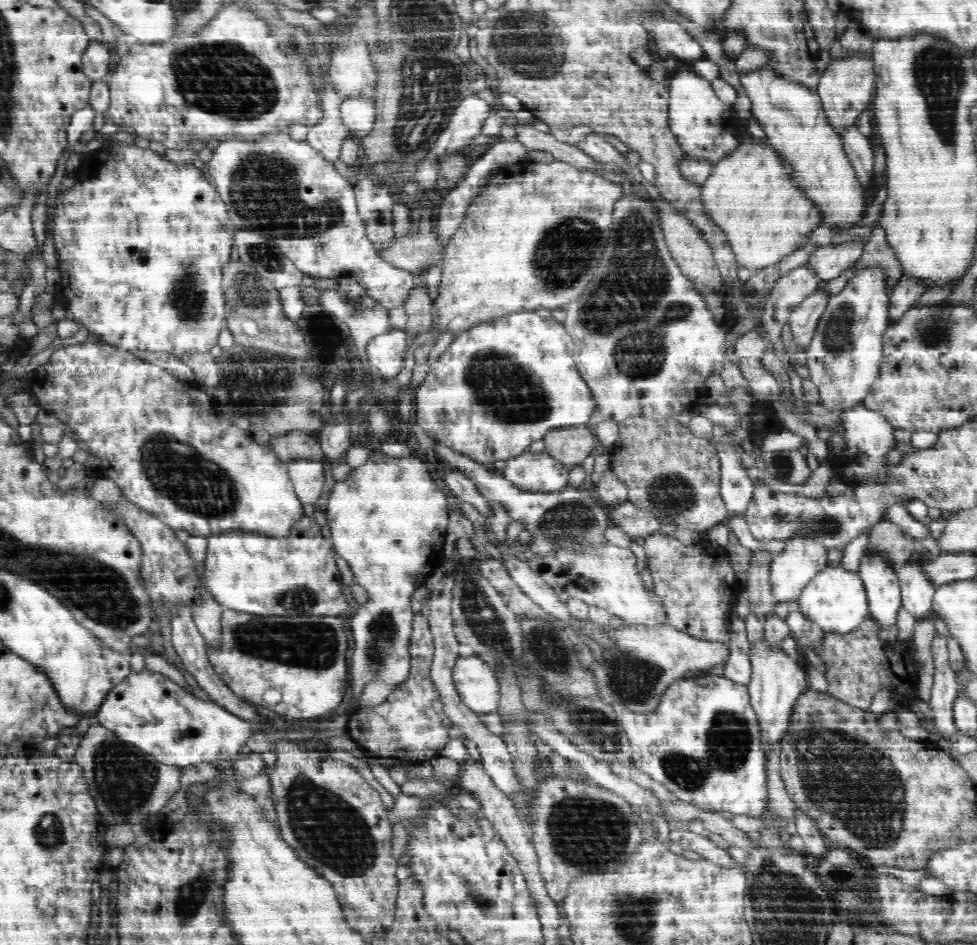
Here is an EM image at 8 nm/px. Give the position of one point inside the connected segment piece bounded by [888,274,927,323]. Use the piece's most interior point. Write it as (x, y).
(903, 295)

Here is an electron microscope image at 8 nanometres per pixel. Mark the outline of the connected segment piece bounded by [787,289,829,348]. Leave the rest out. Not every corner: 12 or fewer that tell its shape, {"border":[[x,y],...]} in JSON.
{"border":[[816,289],[790,313],[798,346],[809,348],[829,301]]}

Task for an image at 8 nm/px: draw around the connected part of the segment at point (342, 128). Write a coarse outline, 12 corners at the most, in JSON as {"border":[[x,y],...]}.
{"border":[[324,76],[324,116],[306,140],[331,163],[350,130],[341,121],[342,97]]}

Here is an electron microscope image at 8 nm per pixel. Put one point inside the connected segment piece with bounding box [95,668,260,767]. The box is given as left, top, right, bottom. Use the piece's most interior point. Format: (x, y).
(147, 709)

